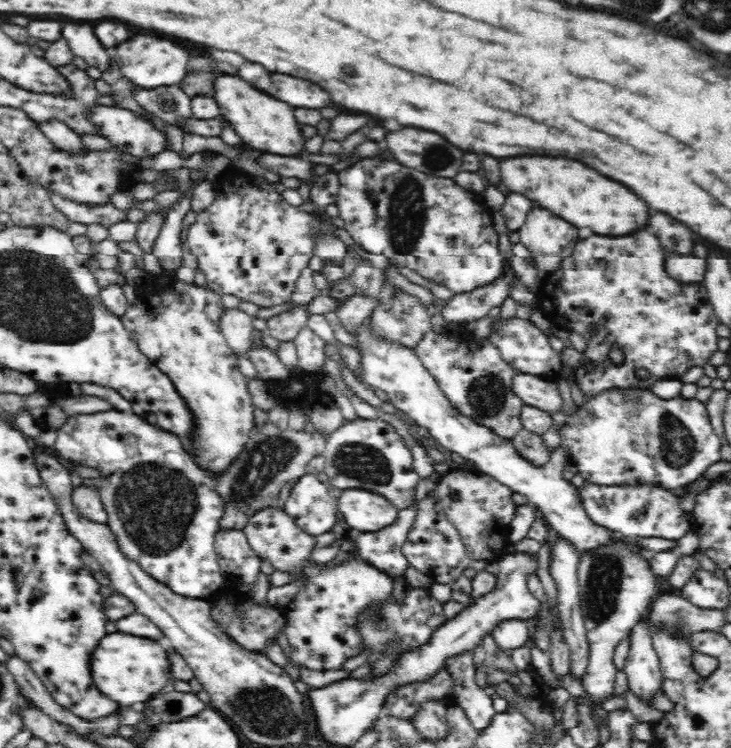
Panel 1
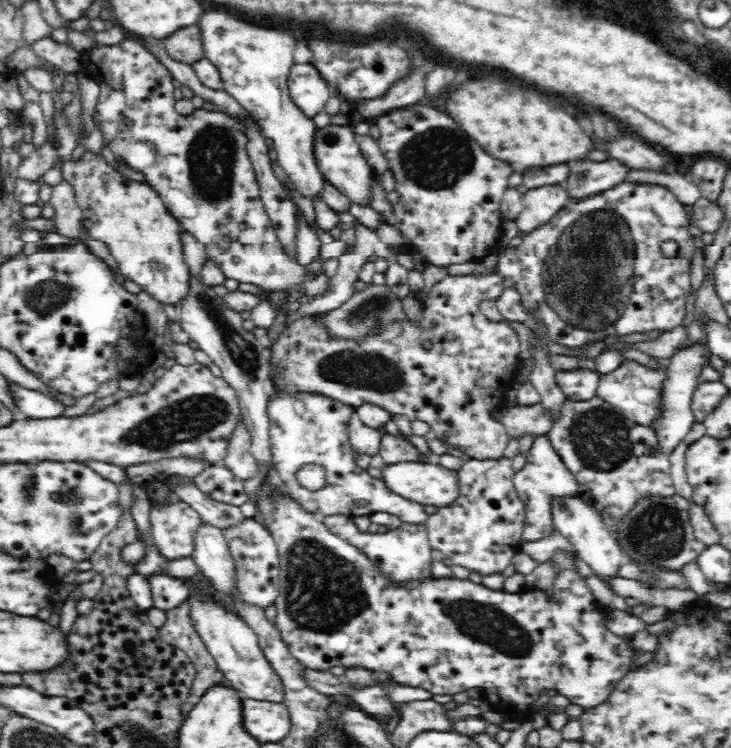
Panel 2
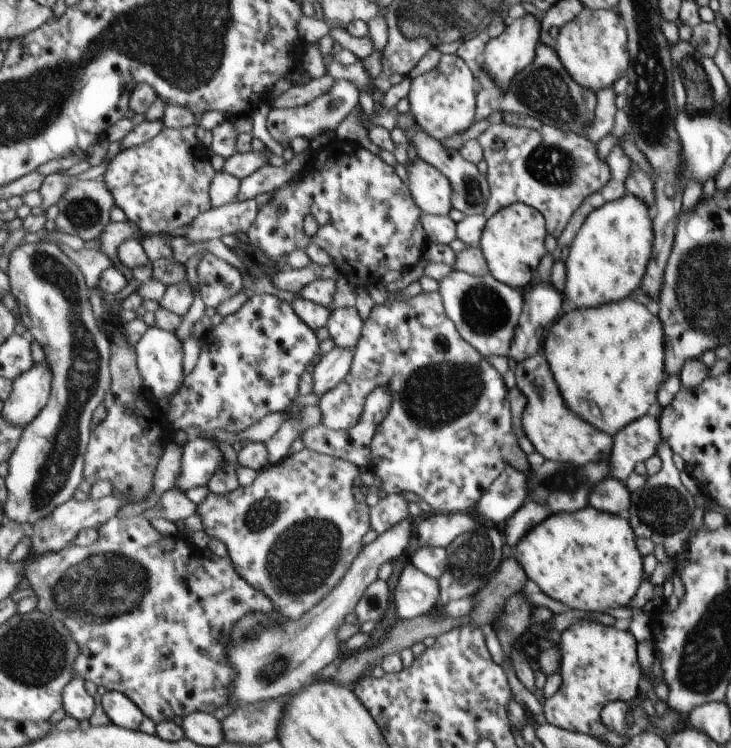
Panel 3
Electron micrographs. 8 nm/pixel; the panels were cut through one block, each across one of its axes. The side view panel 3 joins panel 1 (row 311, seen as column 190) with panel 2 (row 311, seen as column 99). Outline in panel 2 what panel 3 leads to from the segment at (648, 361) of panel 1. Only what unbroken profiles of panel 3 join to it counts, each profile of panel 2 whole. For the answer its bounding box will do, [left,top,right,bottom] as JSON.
[492,182,696,349]

